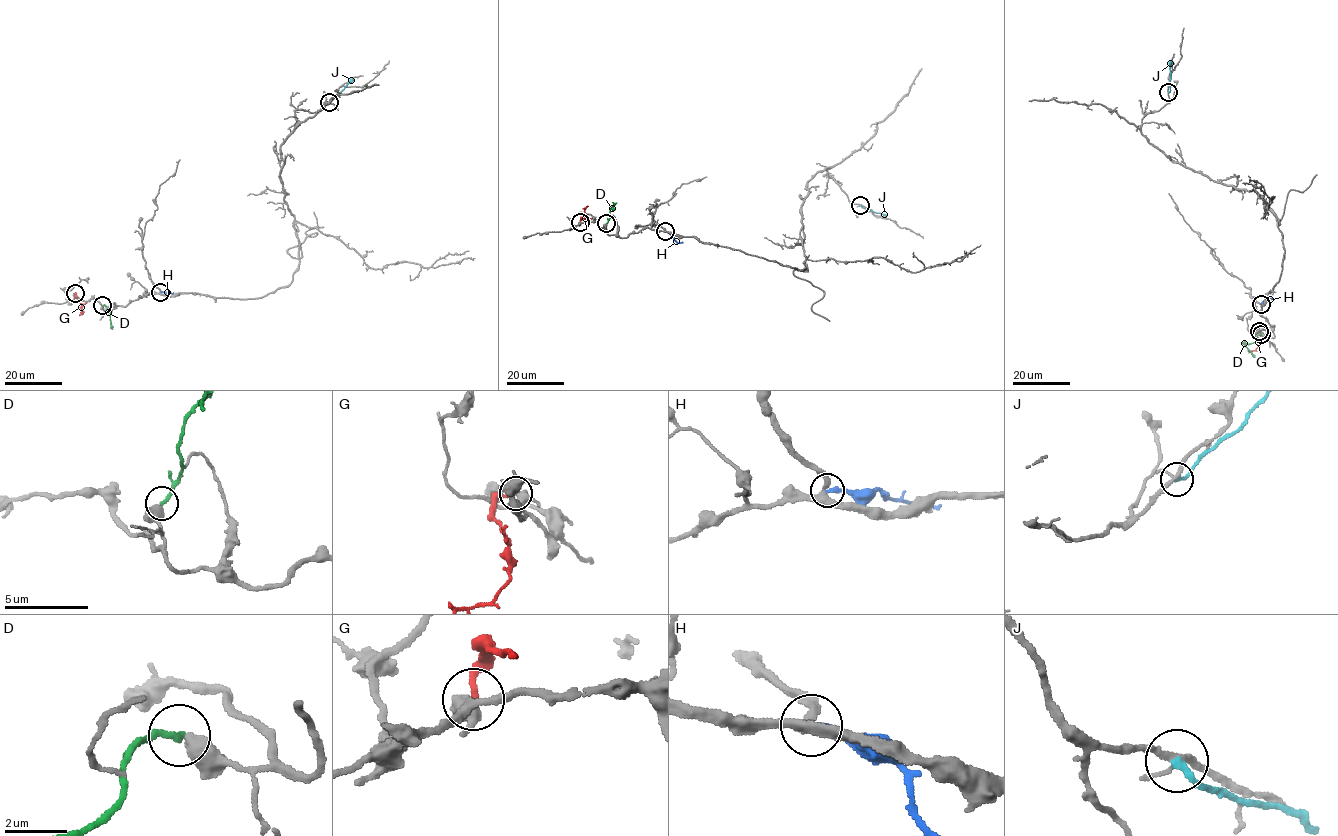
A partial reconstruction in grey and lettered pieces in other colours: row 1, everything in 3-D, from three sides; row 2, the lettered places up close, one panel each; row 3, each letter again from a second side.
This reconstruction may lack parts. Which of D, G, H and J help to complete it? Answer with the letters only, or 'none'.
none

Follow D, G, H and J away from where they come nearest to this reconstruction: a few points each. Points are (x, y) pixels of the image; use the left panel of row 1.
D: (102, 305), (106, 306), (106, 312), (110, 312), (112, 329)
G: (75, 294), (81, 313), (83, 311)
H: (160, 292), (179, 295)
J: (328, 103), (352, 79)

